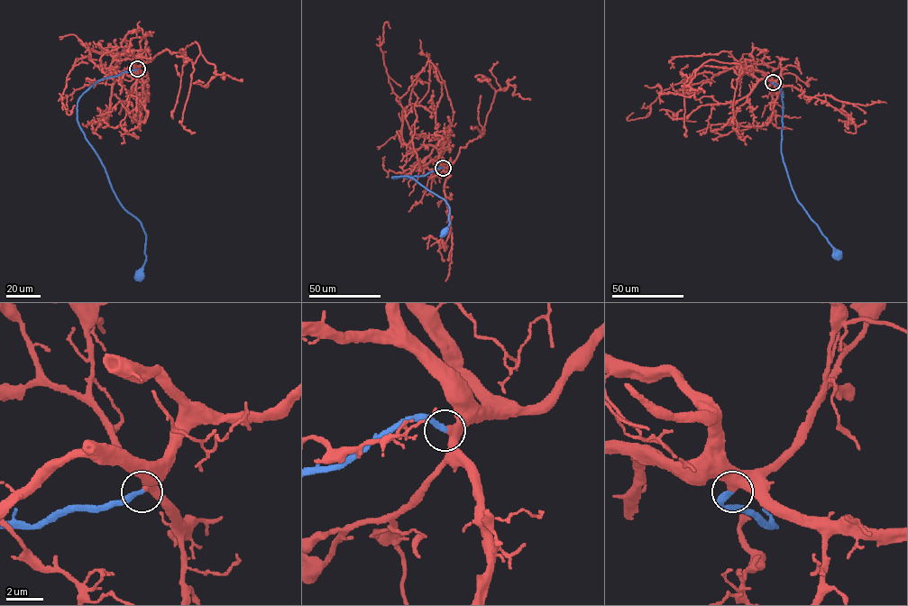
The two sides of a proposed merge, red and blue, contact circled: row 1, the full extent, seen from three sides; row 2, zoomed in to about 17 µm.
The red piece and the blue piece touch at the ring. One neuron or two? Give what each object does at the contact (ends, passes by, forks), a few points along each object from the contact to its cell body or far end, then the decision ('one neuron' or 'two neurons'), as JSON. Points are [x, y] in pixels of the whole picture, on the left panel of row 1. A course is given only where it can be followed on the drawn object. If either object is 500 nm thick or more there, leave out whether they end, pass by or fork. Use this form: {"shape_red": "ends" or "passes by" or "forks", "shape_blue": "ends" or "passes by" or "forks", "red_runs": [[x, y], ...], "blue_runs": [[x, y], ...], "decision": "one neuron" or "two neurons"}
{"red_runs": [[137, 68], [141, 60], [131, 53], [88, 49], [89, 59], [75, 62], [61, 96], [68, 114], [75, 105]], "blue_runs": [[137, 68], [96, 82], [79, 98], [77, 114], [116, 197], [141, 224], [146, 235], [146, 261], [138, 275]], "decision": "one neuron"}

